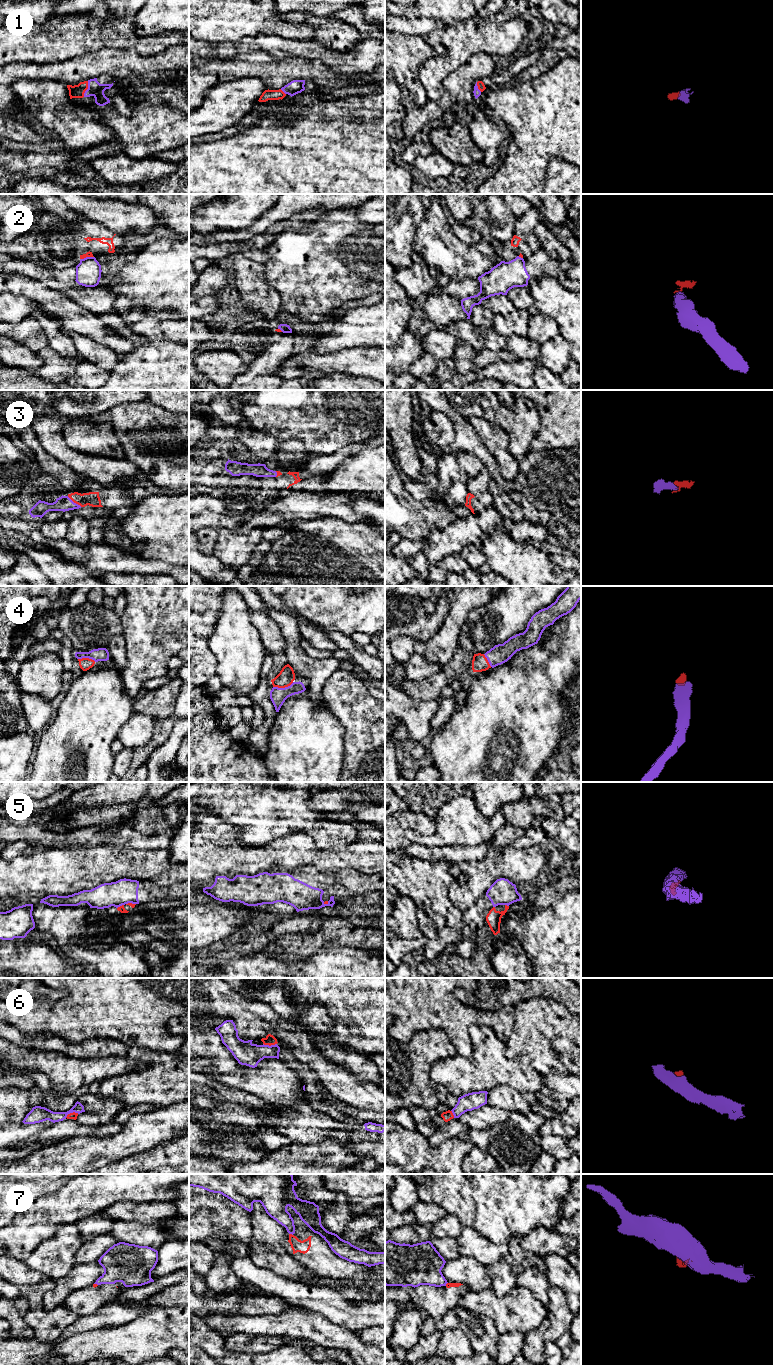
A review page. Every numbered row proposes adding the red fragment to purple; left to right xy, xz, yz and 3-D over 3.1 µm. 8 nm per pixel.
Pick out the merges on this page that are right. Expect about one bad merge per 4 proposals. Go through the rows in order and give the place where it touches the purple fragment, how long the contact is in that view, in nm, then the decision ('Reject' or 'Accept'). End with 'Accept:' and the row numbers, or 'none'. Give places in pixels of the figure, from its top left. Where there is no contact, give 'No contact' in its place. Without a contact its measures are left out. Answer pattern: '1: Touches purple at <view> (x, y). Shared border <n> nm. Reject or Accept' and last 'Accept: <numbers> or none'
1: Touches purple at xy (87, 89). Shared border 130 nm. Accept
2: Touches purple at xy (87, 257). Shared border 110 nm. Reject
3: Touches purple at xy (73, 502). Shared border 150 nm. Accept
4: Touches purple at xz (283, 688). Shared border 170 nm. Accept
5: Touches purple at yz (507, 905). Shared border 40 nm. Reject
6: Touches purple at xy (71, 1112). Shared border 120 nm. Accept
7: Touches purple at xz (291, 1233). Shared border 40 nm. Reject
Accept: 1, 3, 4, 6

